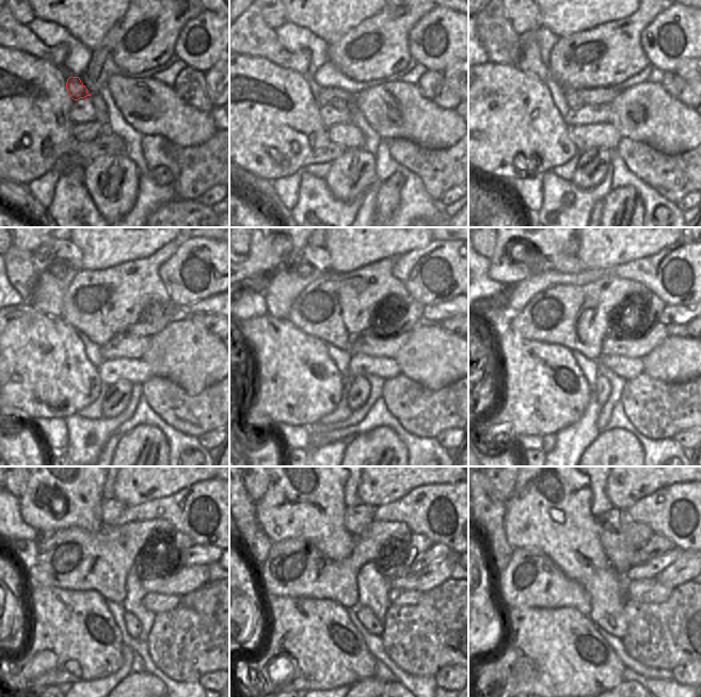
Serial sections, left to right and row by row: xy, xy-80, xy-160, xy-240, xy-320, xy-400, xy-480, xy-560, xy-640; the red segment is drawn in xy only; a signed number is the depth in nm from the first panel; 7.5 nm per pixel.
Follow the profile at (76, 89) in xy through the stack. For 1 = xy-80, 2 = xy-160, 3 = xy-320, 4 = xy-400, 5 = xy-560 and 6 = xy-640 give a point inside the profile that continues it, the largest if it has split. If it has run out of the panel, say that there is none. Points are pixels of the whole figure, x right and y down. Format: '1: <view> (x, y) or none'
1: xy-80 (327, 94)
2: xy-160 (576, 98)
3: xy-320 (394, 327)
4: xy-400 (639, 328)
5: xy-560 (418, 543)
6: xy-640 (656, 544)

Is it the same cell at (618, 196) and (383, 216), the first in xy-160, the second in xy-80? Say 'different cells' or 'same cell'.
same cell

